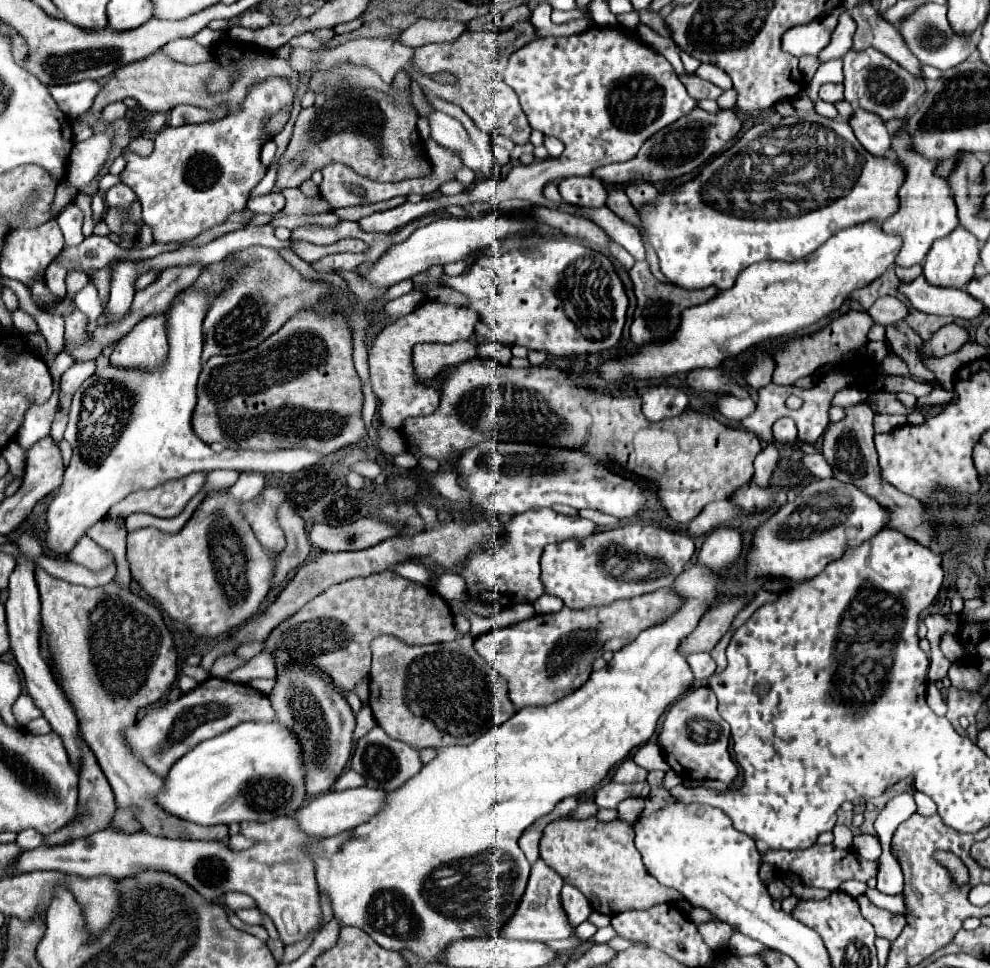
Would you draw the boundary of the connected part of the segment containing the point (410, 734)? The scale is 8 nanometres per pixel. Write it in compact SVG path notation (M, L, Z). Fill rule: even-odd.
M465 635L451 643L437 645L421 645L411 647L397 637L377 637L371 643L373 651L373 667L369 673L369 707L373 717L389 737L403 741L415 749L441 749L447 745L469 745L477 737L485 735L493 727L505 723L515 715L513 703L509 703L509 695L499 677L495 677L485 663L473 651L473 637Z

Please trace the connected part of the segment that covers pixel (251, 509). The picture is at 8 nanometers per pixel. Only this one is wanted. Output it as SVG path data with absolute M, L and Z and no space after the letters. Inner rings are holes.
M267 485L263 489L261 503L251 501L251 503L241 505L241 513L249 521L255 537L271 553L279 553L285 549L285 537L283 537L283 531L275 519L277 507L281 505L283 499L285 499L285 495L279 487Z

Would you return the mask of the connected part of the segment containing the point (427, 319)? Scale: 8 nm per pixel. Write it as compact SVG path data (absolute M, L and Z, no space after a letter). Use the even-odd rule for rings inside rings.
M423 301L409 315L385 325L381 333L375 335L373 345L369 349L369 373L373 393L381 403L381 419L389 429L399 429L407 417L431 415L439 405L439 391L433 387L425 387L415 379L411 367L411 349L417 343L455 343L469 339L473 335L473 327L479 321L479 315L467 307L453 307L439 301Z

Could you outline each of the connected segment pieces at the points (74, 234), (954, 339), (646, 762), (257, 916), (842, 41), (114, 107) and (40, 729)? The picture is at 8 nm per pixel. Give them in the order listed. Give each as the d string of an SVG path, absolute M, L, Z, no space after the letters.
M69 203L61 211L61 215L57 217L57 223L59 223L61 231L63 231L65 246L77 246L85 239L82 232L83 221L84 214L81 213L81 209L75 203Z
M951 323L951 325L941 327L929 341L923 341L923 345L917 347L917 351L923 355L943 357L943 355L957 351L965 341L967 341L967 331L963 327Z
M649 741L649 743L645 743L643 747L639 747L637 753L635 753L635 757L633 757L633 761L635 761L637 765L641 765L643 769L647 769L647 771L651 771L651 769L669 771L669 769L671 769L671 767L665 763L665 757L663 757L663 753L661 753L661 749L659 749L659 745L657 745L655 741Z
M241 909L241 911L237 911L237 917L249 925L261 925L261 911L259 909Z
M843 13L839 17L839 25L831 35L831 43L819 53L821 63L837 59L839 55L845 55L845 51L849 51L849 47L853 45L853 31L855 31L855 23L853 19L849 19L849 13Z
M117 101L117 103L111 103L109 107L103 109L99 121L105 123L105 125L111 125L113 121L117 121L117 119L121 119L121 117L125 117L125 115L127 115L127 107L125 107L125 103Z
M39 717L39 719L31 721L25 729L31 731L31 733L35 733L35 735L43 735L43 733L49 733L51 731L51 725L49 725L49 721L45 717Z

